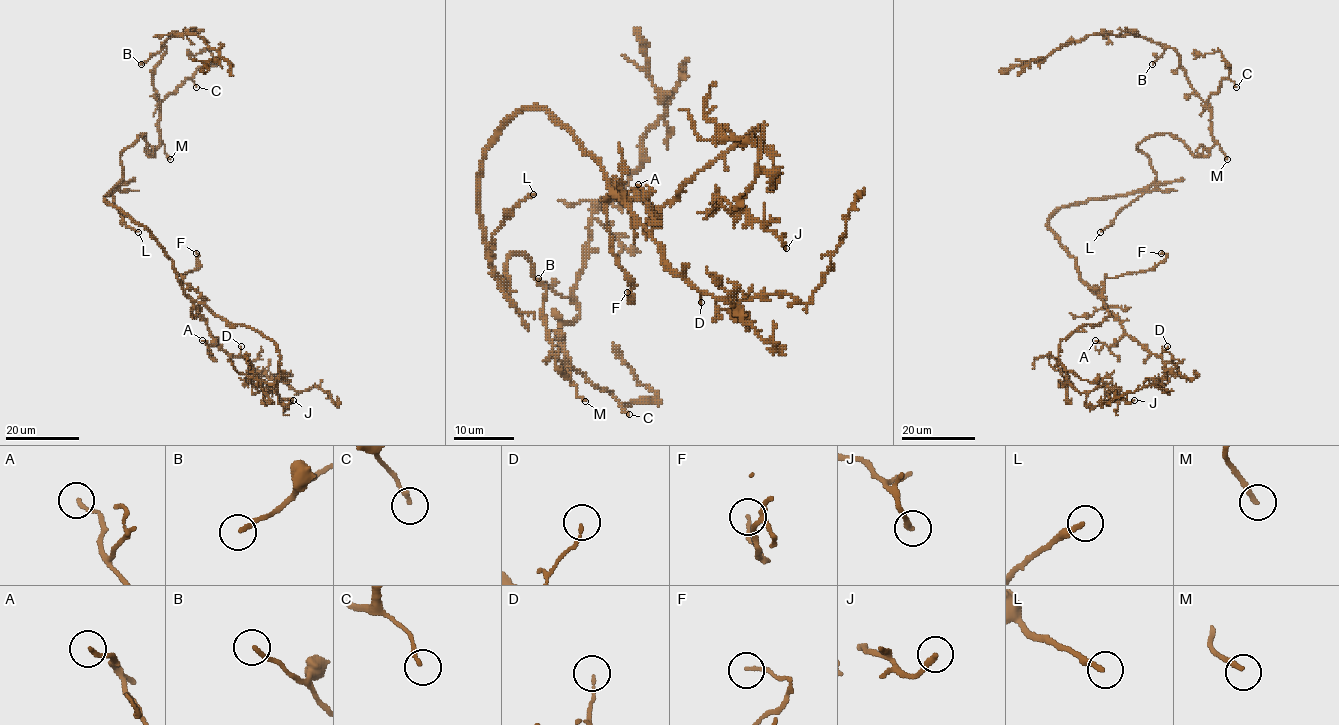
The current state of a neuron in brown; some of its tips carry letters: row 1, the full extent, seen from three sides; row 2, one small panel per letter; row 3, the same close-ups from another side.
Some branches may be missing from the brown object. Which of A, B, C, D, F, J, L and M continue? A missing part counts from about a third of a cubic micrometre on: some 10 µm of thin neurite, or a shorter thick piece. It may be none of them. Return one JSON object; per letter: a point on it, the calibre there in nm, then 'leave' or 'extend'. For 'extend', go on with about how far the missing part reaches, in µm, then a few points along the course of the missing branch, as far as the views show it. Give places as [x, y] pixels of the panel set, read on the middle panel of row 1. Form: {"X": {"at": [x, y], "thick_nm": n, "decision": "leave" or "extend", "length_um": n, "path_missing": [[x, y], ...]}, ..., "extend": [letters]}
{"A": {"at": [638, 184], "thick_nm": 150, "decision": "leave"}, "B": {"at": [538, 278], "thick_nm": 180, "decision": "extend", "length_um": 5}, "C": {"at": [629, 414], "thick_nm": 180, "decision": "extend", "length_um": 20}, "D": {"at": [701, 302], "thick_nm": 120, "decision": "leave"}, "F": {"at": [627, 292], "thick_nm": 160, "decision": "leave"}, "J": {"at": [786, 248], "thick_nm": 220, "decision": "leave"}, "L": {"at": [533, 194], "thick_nm": 240, "decision": "extend", "length_um": 5}, "M": {"at": [585, 401], "thick_nm": 220, "decision": "extend", "length_um": 140}, "extend": ["B", "C", "L", "M"]}

